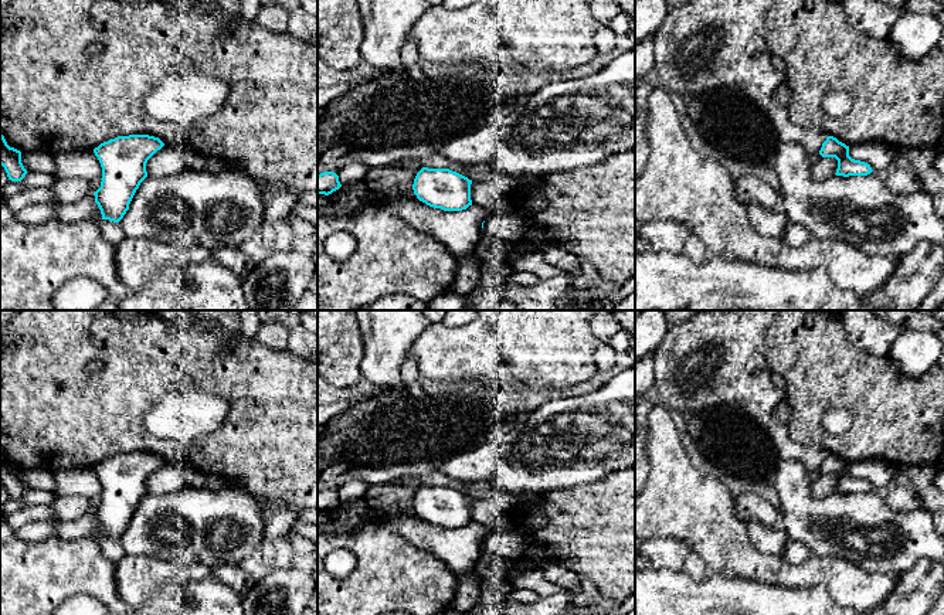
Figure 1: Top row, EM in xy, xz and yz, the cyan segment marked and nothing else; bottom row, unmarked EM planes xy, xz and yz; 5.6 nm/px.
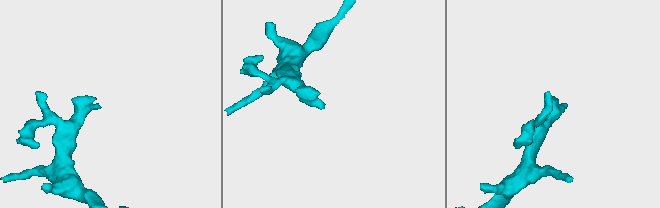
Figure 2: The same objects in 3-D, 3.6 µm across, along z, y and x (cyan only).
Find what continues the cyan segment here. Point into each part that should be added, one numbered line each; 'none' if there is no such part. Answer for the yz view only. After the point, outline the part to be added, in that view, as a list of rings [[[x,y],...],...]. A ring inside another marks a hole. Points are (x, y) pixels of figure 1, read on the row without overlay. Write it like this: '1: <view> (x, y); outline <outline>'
none

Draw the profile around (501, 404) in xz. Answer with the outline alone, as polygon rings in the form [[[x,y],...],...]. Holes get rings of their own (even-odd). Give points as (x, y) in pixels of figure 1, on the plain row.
[[[422,376],[421,385],[425,391],[424,397],[414,397],[408,391],[386,391],[377,397],[357,401],[349,410],[329,419],[318,436],[318,470],[332,463],[347,463],[350,468],[364,466],[371,469],[398,463],[439,463],[498,438],[524,415],[556,398],[558,393],[578,390],[577,387],[570,387],[567,390],[500,391],[472,378],[463,381],[435,381]]]

